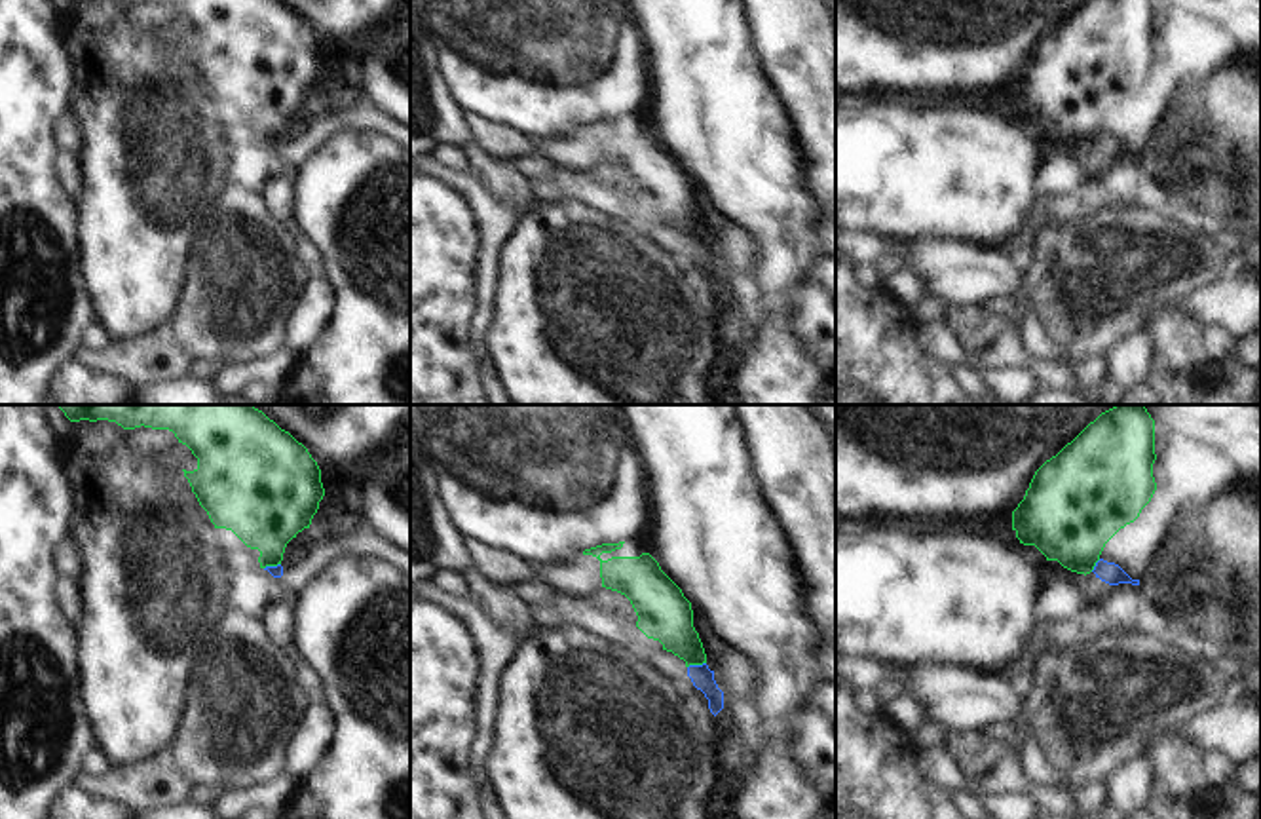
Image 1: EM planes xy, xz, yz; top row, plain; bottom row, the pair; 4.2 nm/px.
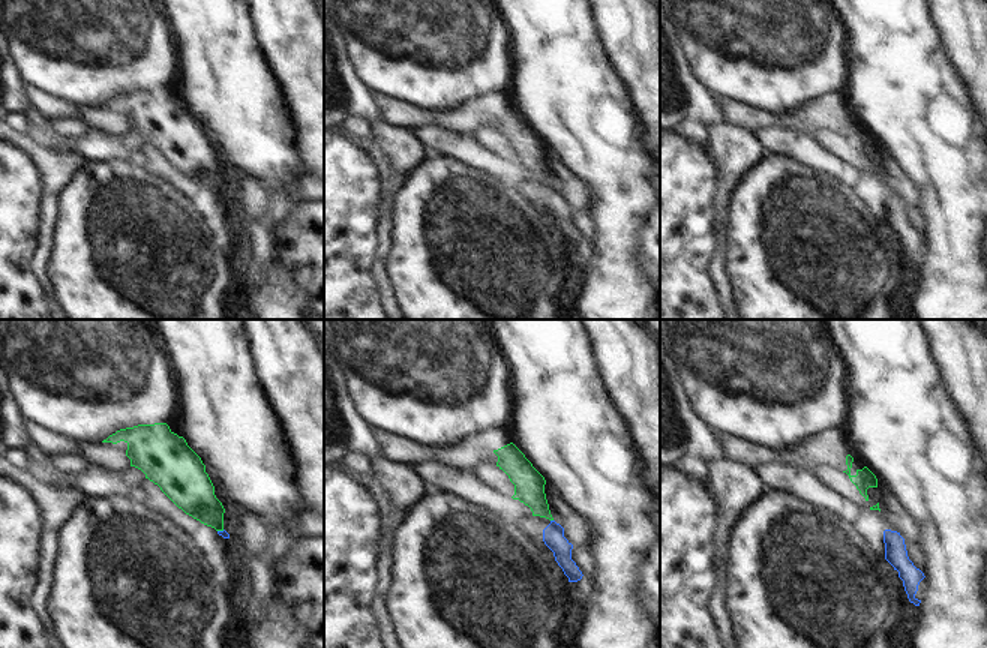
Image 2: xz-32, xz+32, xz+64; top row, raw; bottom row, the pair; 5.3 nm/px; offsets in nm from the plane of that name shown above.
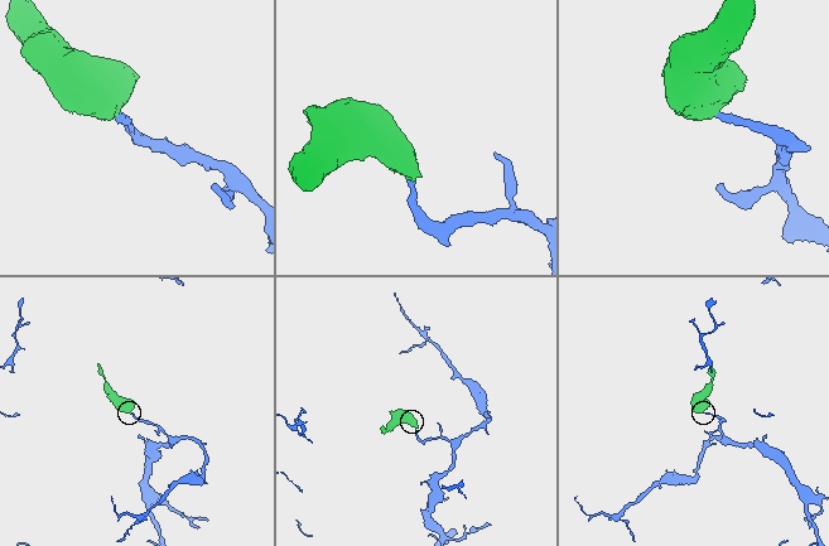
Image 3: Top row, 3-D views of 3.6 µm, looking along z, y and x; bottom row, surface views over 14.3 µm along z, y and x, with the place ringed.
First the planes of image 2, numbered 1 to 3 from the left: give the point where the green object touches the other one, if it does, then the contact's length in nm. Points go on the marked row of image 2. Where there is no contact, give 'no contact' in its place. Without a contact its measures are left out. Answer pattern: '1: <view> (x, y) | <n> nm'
1: xz-32 (221, 531) | 40 nm
2: no contact
3: no contact

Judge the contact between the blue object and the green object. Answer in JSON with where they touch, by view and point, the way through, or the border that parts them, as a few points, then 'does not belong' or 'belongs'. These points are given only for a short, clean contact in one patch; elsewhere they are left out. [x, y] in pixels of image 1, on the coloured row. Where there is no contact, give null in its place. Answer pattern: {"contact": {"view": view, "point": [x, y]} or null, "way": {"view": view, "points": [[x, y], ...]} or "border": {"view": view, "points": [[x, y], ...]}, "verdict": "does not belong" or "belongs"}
{"contact": {"view": "xz", "point": [696, 666]}, "border": {"view": "xz", "points": [[705, 662], [688, 667]]}, "verdict": "does not belong"}

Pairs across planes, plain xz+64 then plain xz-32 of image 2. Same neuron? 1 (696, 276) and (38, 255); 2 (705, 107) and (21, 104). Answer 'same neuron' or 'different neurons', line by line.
1: different neurons
2: same neuron

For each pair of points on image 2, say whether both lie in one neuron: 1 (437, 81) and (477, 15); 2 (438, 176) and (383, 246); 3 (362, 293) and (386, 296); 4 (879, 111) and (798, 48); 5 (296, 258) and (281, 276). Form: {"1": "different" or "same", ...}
{"1": "same", "2": "different", "3": "different", "4": "different", "5": "different"}

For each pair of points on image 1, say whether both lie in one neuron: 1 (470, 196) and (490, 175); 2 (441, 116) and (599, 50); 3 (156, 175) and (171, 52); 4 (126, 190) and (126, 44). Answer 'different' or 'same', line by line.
1: different
2: different
3: same
4: same

